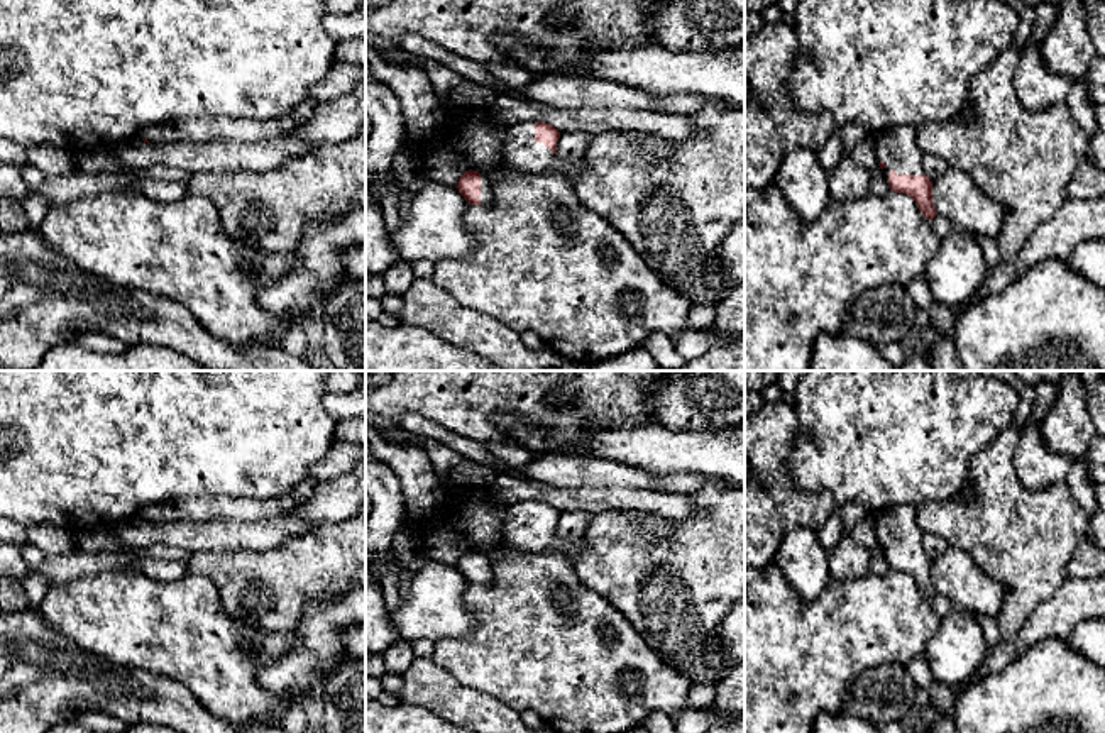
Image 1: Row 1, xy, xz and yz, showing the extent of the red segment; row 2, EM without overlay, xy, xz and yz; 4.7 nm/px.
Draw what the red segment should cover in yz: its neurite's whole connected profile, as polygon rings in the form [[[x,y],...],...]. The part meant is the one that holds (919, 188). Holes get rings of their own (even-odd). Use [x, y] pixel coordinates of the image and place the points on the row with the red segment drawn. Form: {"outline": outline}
{"outline": [[[909,125],[892,127],[873,135],[877,163],[883,178],[895,193],[909,195],[921,213],[932,220],[937,213],[932,203],[932,181],[926,176],[917,144],[917,129]]]}

